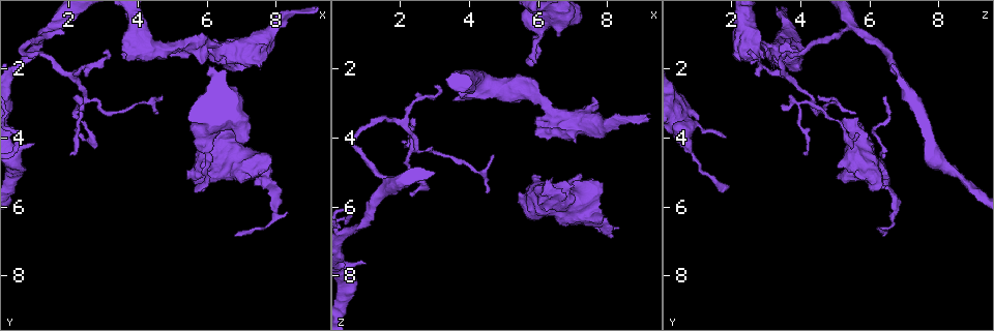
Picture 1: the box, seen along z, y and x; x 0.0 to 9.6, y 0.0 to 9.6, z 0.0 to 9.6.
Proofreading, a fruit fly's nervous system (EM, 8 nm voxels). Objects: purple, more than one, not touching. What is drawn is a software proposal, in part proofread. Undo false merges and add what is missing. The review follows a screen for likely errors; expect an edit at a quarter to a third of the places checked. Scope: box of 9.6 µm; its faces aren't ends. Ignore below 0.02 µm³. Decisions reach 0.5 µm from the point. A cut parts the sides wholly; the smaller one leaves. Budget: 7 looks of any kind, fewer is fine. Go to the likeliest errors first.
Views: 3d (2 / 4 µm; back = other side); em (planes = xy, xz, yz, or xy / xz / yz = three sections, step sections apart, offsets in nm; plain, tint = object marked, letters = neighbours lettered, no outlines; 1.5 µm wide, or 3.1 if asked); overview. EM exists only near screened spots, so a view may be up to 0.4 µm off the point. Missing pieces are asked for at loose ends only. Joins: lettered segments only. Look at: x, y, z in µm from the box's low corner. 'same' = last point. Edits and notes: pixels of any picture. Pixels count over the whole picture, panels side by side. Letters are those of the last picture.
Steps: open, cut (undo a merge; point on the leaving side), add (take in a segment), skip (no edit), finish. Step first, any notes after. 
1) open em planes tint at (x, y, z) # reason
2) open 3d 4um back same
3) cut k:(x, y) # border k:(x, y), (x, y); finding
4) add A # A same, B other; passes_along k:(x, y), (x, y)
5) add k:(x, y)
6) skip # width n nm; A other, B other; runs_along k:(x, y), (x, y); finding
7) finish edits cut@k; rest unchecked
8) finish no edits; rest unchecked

open em yz step 8 plain at (6.70, 2.00, 4.05) # thick end

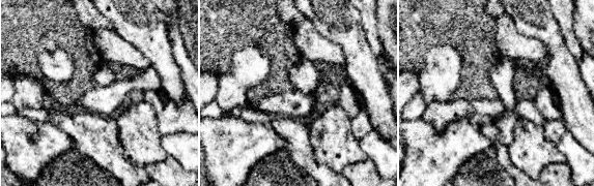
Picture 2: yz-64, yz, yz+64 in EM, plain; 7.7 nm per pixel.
open em yz step 8 letters same

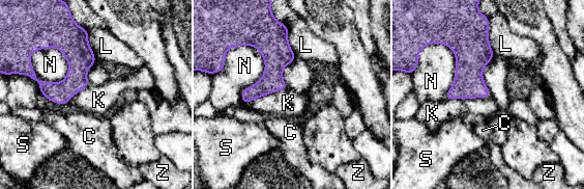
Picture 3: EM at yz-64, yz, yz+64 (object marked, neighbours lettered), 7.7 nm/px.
skip # longest_contact K 380 nm; C other, K other, L other, N other, S other, Z other; no lettered segment goes on from it

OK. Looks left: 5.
open em xy step 4 tint at (1.65, 0.75, 5.45) # sharp bend

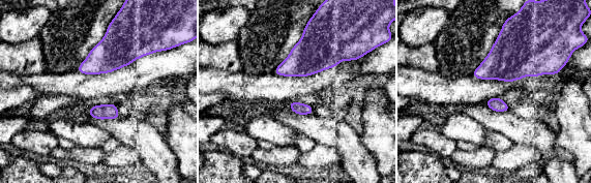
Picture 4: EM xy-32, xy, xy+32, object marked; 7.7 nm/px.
open em planes tint same # another direction

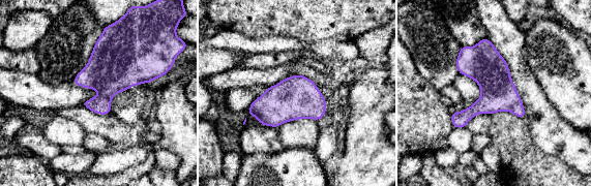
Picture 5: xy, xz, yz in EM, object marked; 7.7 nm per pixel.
open em planes letters same

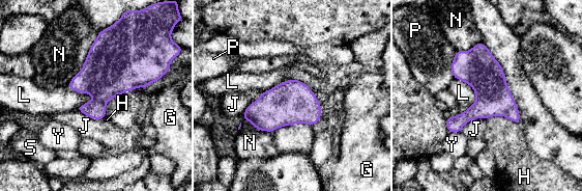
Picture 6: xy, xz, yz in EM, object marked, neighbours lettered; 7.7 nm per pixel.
skip # longest_contact N 480 nm; G other, H other, J other, L other, N other, P other, S other, Y other; border 6:(66, 85), (88, 92), (93, 99); all the same neuron

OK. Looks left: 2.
open 3d 4um at (5.70, 1.40, 2.65) # a fork

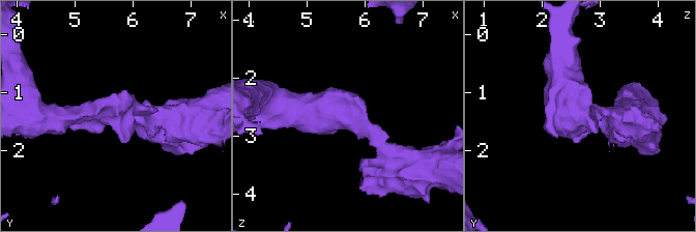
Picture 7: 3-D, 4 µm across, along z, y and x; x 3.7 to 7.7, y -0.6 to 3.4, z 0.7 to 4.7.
open em xy step 8 letters at (5.65, 1.35, 2.65)

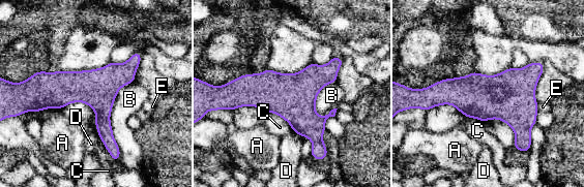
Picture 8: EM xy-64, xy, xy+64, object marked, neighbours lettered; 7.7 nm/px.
skip # longest_contact B 650 nm; A other, B other, C other, D other, E other; one neuron here

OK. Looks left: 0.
finish no edits; rest unchecked

